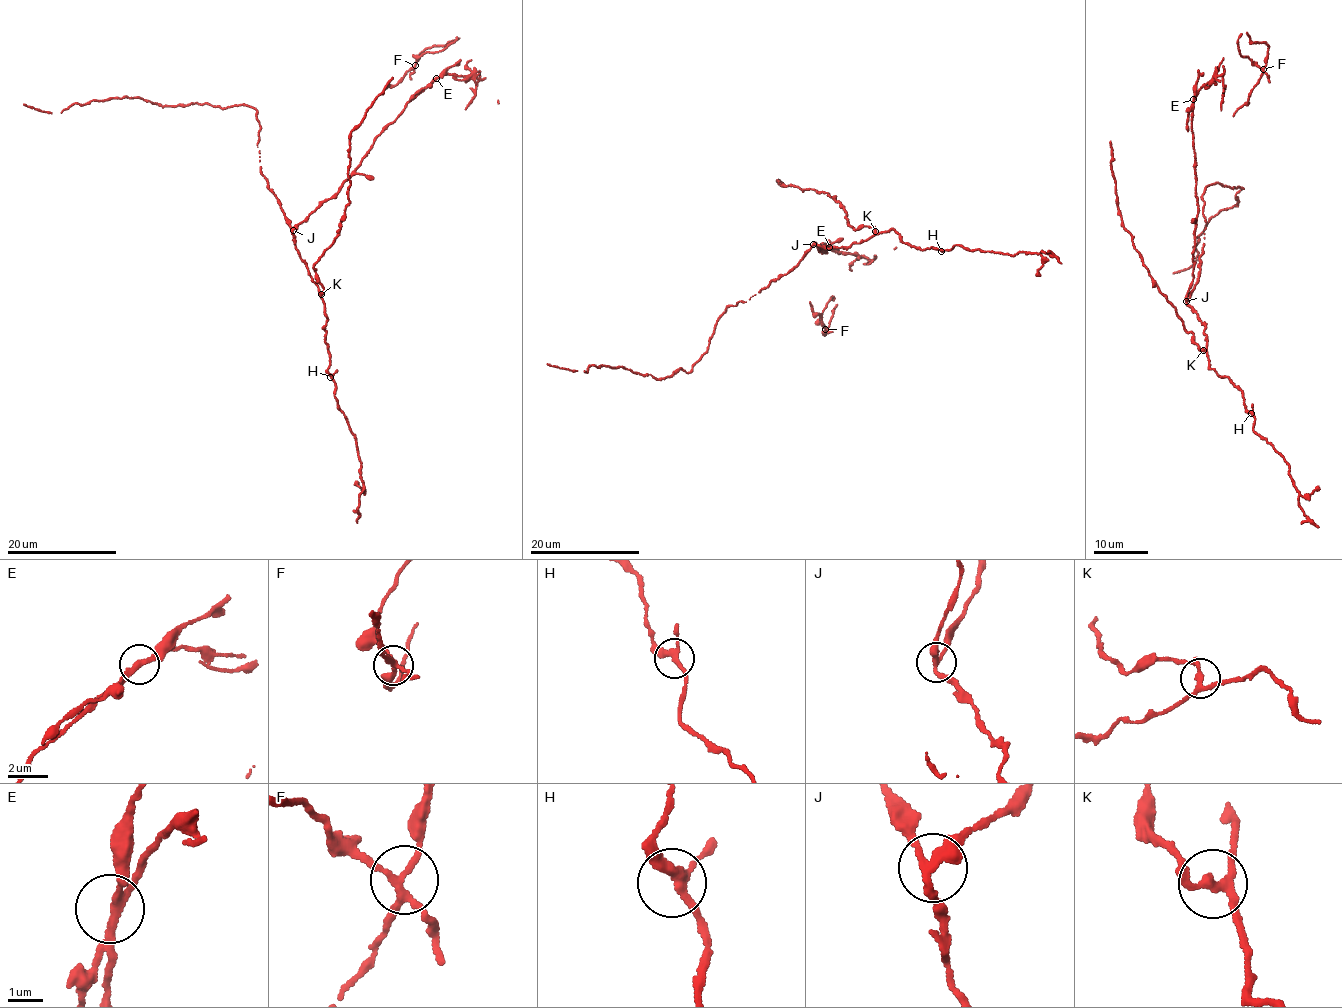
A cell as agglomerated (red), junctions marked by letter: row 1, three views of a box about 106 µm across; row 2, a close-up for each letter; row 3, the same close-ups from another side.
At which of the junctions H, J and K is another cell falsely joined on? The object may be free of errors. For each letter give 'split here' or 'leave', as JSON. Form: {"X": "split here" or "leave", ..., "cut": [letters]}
{"H": "leave", "J": "split here", "K": "leave", "cut": ["J"]}

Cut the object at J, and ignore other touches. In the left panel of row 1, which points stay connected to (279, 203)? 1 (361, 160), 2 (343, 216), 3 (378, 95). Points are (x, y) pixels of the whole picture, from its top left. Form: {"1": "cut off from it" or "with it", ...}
{"1": "cut off from it", "2": "with it", "3": "with it"}

